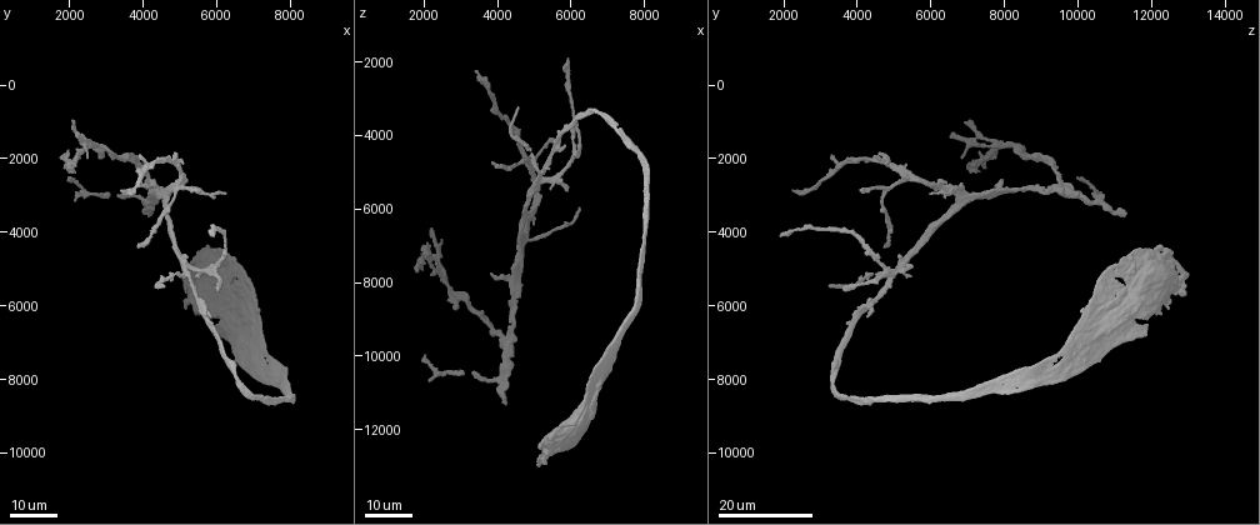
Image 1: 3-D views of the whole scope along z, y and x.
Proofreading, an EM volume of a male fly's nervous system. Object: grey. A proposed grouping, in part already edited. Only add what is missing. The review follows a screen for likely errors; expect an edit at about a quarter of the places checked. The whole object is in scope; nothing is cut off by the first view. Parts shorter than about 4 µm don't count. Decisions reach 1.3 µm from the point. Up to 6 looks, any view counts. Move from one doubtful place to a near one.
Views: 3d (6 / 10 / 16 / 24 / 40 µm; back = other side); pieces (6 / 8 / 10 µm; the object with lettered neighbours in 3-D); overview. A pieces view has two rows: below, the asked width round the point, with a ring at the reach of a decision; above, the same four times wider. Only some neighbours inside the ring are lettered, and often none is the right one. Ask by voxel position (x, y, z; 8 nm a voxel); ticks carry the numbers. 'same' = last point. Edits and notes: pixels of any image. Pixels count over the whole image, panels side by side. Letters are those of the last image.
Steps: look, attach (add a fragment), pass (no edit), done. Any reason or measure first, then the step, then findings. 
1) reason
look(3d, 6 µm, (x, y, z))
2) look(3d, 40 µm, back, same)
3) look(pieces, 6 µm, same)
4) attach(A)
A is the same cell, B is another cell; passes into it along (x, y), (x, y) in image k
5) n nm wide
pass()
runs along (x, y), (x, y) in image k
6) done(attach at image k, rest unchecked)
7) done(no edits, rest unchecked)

end of a long branch
look(3d, 24 µm, (5900, 4100, 1900))

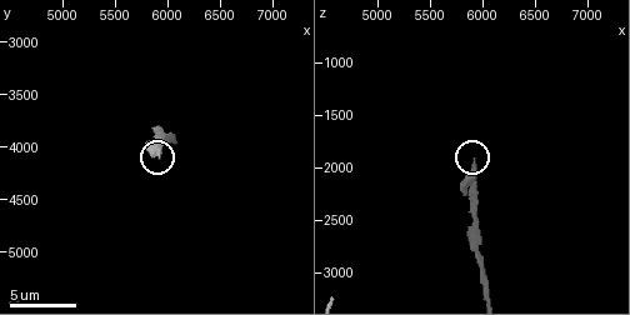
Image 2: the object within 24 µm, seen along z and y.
look(pieces, 10 µm, (5900, 4080, 1920))

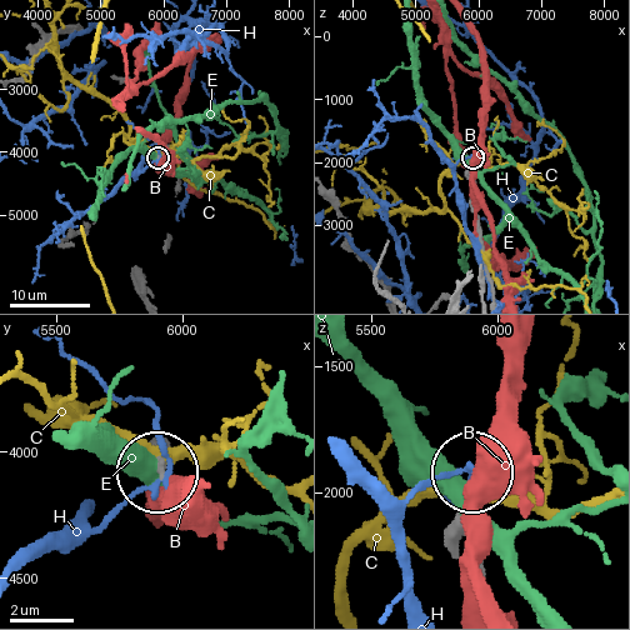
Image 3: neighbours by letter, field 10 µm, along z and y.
pass()
B, C, E and H are other cells; none of them fits

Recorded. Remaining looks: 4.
end of a long branch
look(3d, 16 µm, (4500, 5500, 3300))

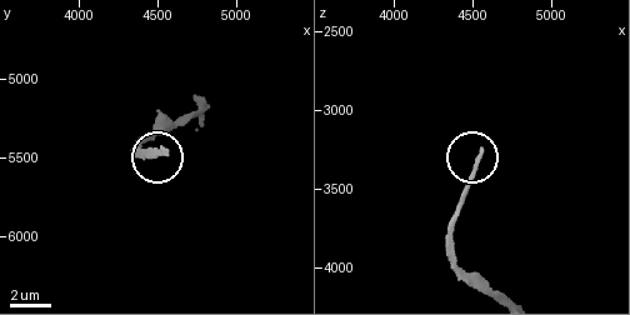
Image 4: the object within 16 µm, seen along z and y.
look(pieces, 8 µm, (4560, 5460, 3260))

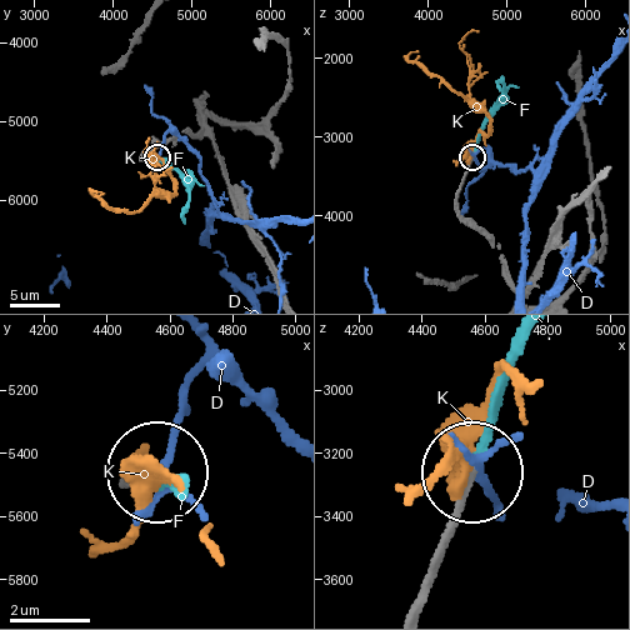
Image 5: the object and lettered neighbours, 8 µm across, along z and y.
attach(F)
F is the same cell, D and K are other cells; passes into it along (426, 574), (514, 336) in image 5; it goes on there

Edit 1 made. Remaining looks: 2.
done(attach at image 5, rest unchecked)

